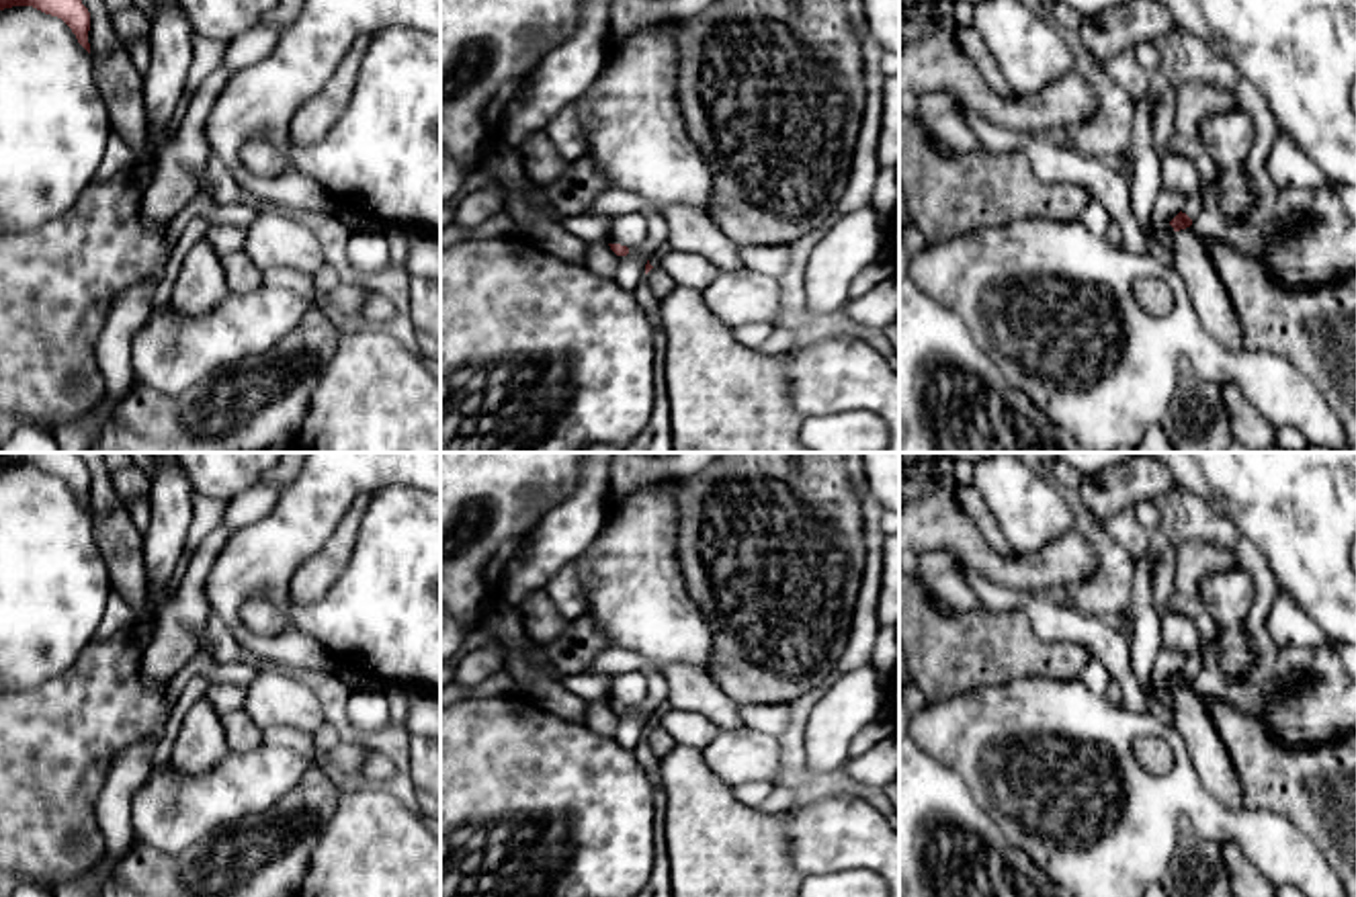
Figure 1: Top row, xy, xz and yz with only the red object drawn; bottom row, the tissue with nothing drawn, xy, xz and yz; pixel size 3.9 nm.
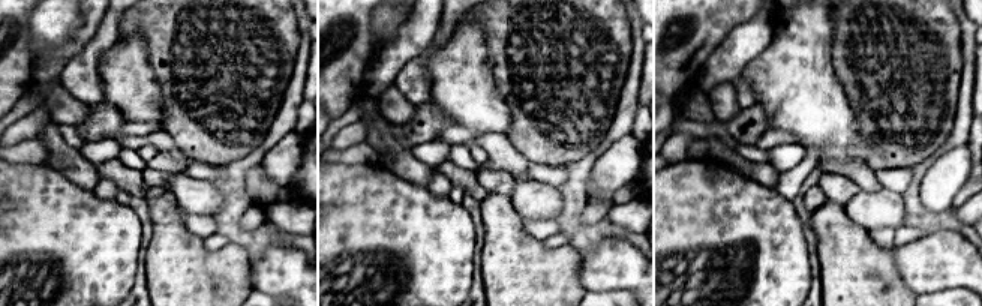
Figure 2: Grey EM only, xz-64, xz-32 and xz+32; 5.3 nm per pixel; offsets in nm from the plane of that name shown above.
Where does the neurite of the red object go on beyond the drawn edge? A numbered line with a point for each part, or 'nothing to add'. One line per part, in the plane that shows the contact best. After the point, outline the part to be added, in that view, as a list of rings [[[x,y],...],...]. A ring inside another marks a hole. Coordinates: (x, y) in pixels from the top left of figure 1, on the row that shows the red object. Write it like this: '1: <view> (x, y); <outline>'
1: yz (1207, 291); [[[1190,227],[1176,231],[1176,270],[1180,272],[1202,326],[1227,348],[1241,346],[1241,328],[1229,293],[1202,242]]]

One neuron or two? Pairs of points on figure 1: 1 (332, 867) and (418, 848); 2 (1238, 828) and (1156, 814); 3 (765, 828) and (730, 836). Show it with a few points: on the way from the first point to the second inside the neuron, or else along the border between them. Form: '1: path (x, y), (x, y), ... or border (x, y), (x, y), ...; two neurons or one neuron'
1: path (353, 867), (398, 867); one neuron
2: path (1217, 822), (1201, 807), (1176, 807); one neuron
3: path (756, 836), (738, 836); one neuron

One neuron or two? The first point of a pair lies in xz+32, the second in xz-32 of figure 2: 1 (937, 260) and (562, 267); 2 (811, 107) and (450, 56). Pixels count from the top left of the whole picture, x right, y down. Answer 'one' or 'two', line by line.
1: two
2: one

